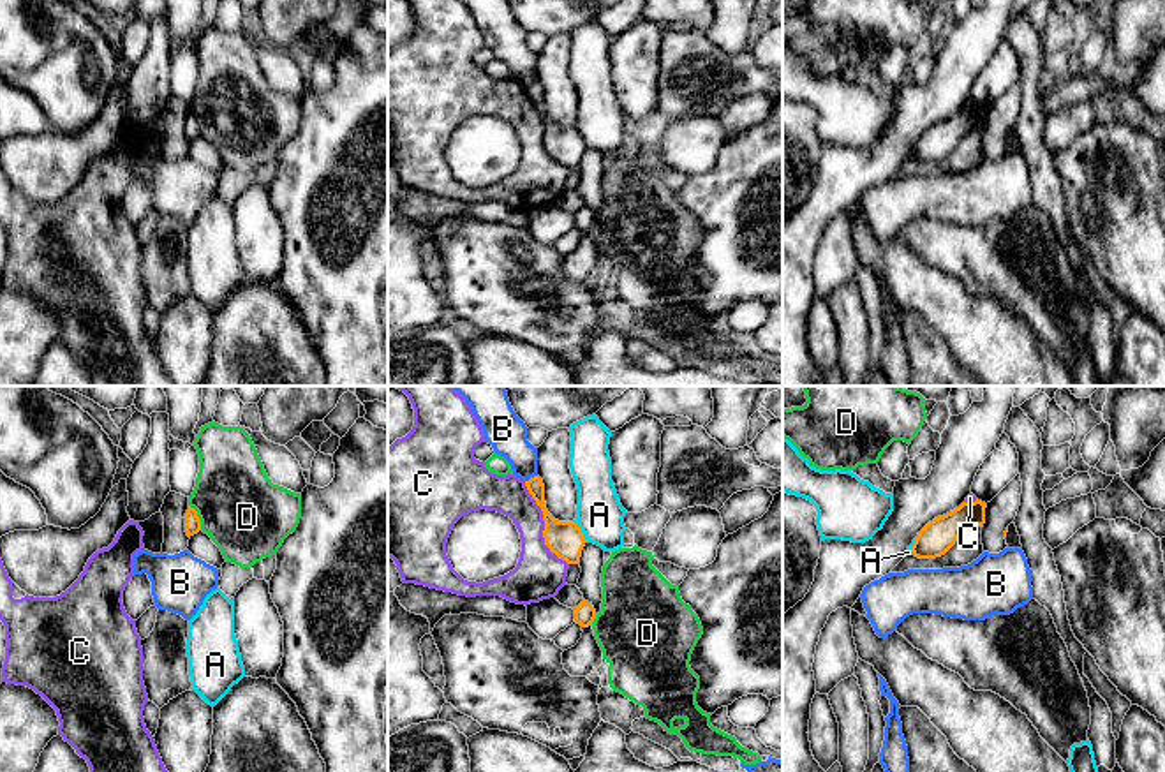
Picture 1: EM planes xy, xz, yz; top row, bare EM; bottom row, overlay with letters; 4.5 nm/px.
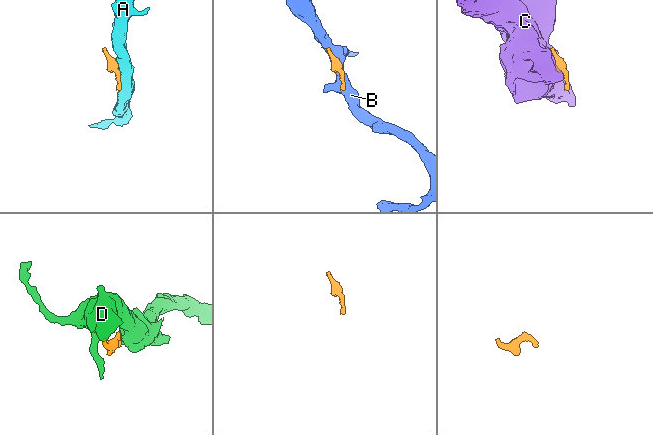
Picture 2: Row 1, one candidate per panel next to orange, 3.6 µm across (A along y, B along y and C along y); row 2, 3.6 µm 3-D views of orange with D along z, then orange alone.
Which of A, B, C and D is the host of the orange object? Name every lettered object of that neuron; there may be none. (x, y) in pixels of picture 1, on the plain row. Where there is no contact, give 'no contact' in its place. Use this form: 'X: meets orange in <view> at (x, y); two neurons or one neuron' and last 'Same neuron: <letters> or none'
A: meets orange in xz at (580, 136); two neurons
B: meets orange in xz at (531, 83); two neurons
C: meets orange in xz at (545, 131); two neurons
D: meets orange in xy at (198, 122); two neurons
Same neuron: none

